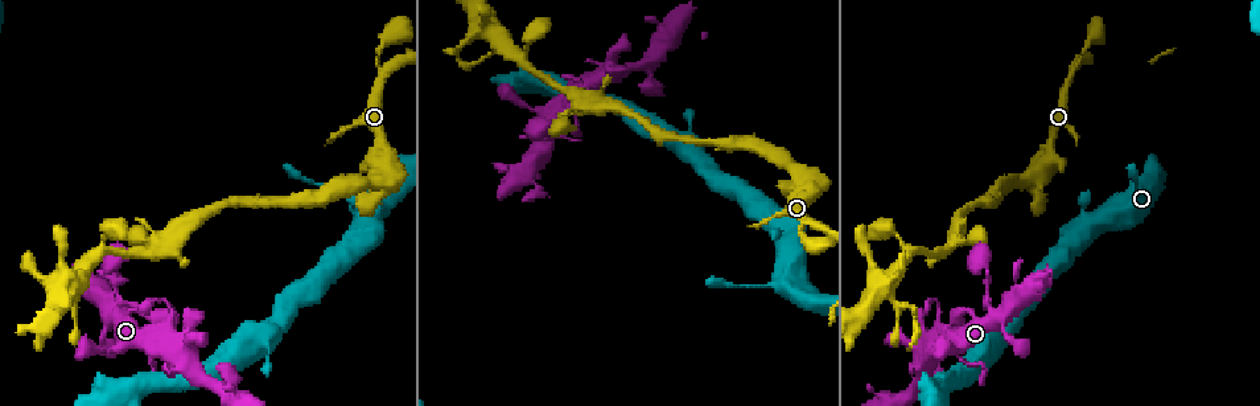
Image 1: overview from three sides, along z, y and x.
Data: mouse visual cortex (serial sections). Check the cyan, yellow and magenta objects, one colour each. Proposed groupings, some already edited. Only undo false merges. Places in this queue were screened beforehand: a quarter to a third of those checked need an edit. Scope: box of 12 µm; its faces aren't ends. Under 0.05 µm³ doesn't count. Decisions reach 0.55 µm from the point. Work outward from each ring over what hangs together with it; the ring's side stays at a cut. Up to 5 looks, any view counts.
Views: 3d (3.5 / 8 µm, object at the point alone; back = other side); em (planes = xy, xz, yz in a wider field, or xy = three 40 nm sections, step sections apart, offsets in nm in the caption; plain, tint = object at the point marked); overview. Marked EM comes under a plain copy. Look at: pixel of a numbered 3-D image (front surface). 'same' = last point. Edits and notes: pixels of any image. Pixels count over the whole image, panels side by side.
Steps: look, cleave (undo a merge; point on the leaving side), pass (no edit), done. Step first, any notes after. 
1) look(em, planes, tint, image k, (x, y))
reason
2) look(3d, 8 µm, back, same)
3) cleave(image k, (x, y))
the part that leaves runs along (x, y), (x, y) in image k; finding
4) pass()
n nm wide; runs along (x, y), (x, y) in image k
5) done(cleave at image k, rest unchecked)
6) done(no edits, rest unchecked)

look(3d, 3.5 µm, image 1, (652, 77))
abrupt turn

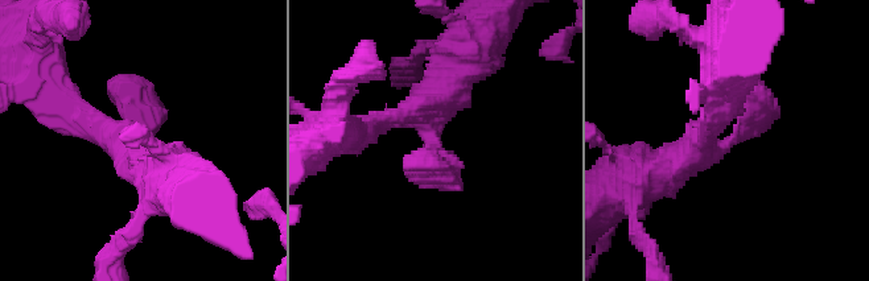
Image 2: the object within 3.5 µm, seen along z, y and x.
look(em, planes, tint, image 2, (731, 137))
need the tissue

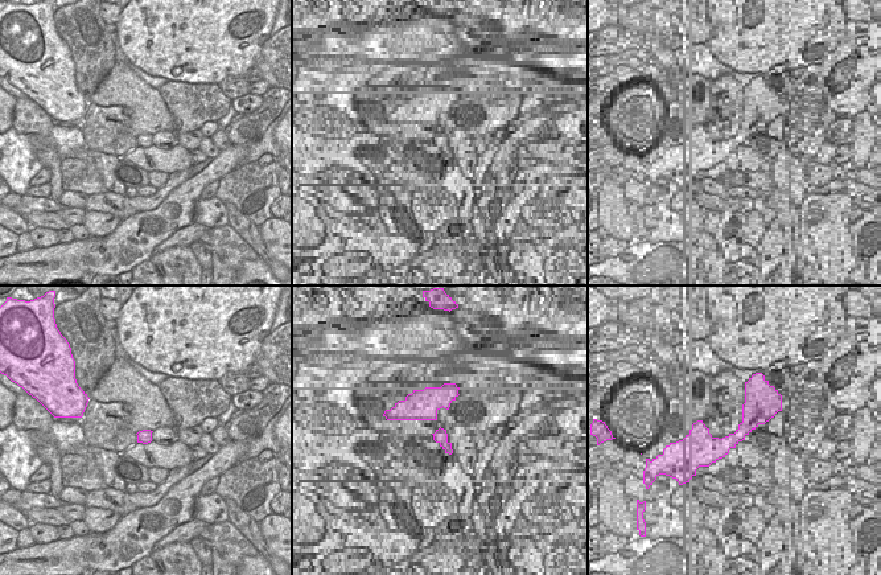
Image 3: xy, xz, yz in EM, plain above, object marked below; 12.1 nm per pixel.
look(em, xy, step 1, tint, same)
cut it another way

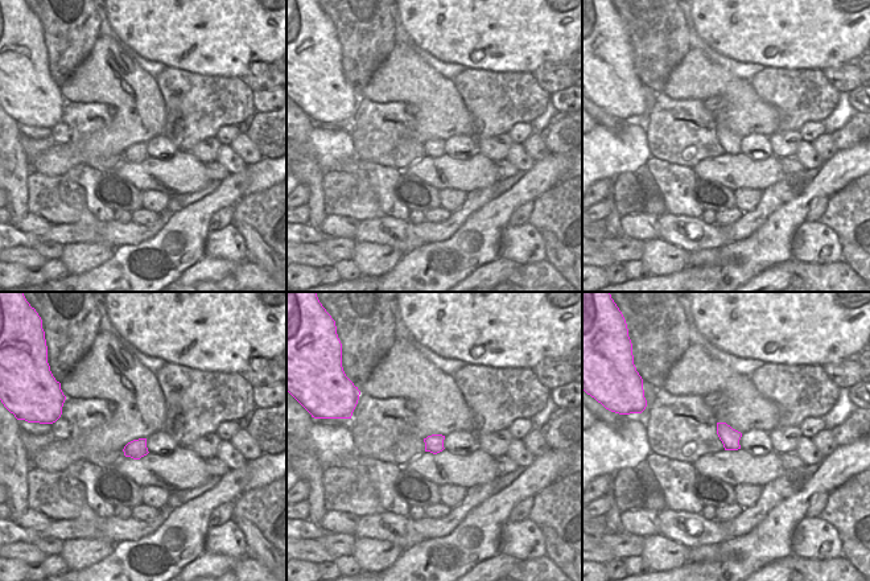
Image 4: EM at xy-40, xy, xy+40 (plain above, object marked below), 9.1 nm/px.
pass()
170 nm wide; runs along (79, 119), (136, 147), (144, 115), (115, 78) in image 2; one cell here

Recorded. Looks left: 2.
look(em, xy, step 5, tint, image 1, (105, 284))
thin neck

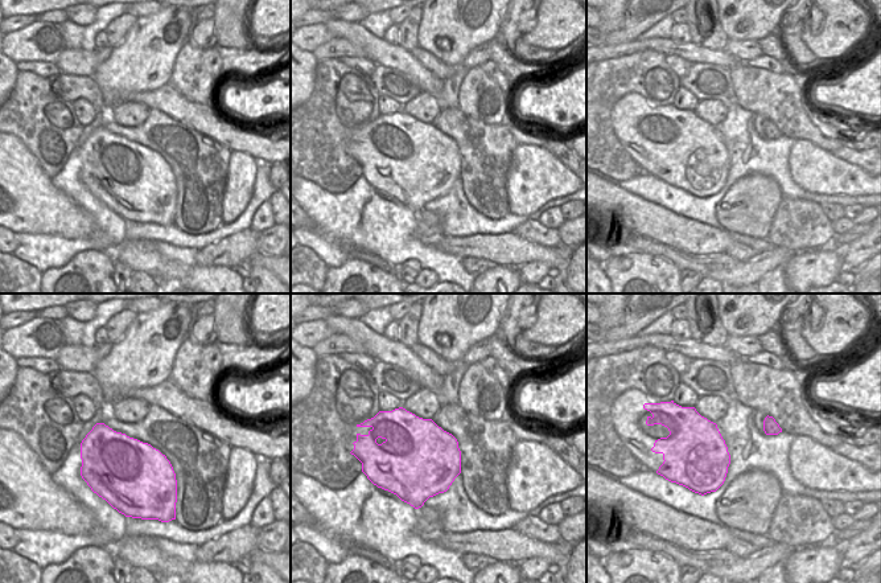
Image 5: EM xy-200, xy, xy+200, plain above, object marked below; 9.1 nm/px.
look(3d, 3.5 µm, same)
wider look

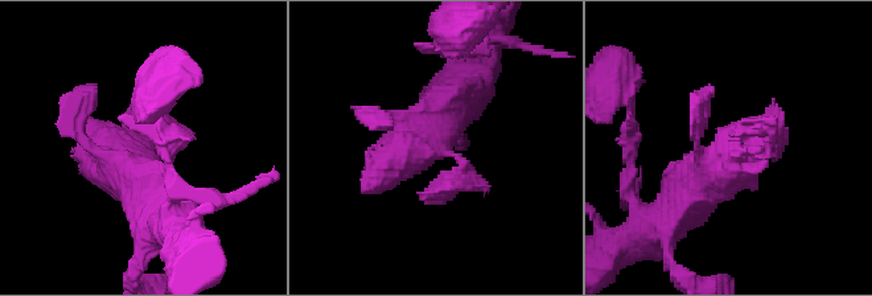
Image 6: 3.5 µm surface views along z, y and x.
pass()
runs along (658, 225), (762, 127) in image 6; one cell here

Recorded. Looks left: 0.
done(no edits, rest unchecked)

